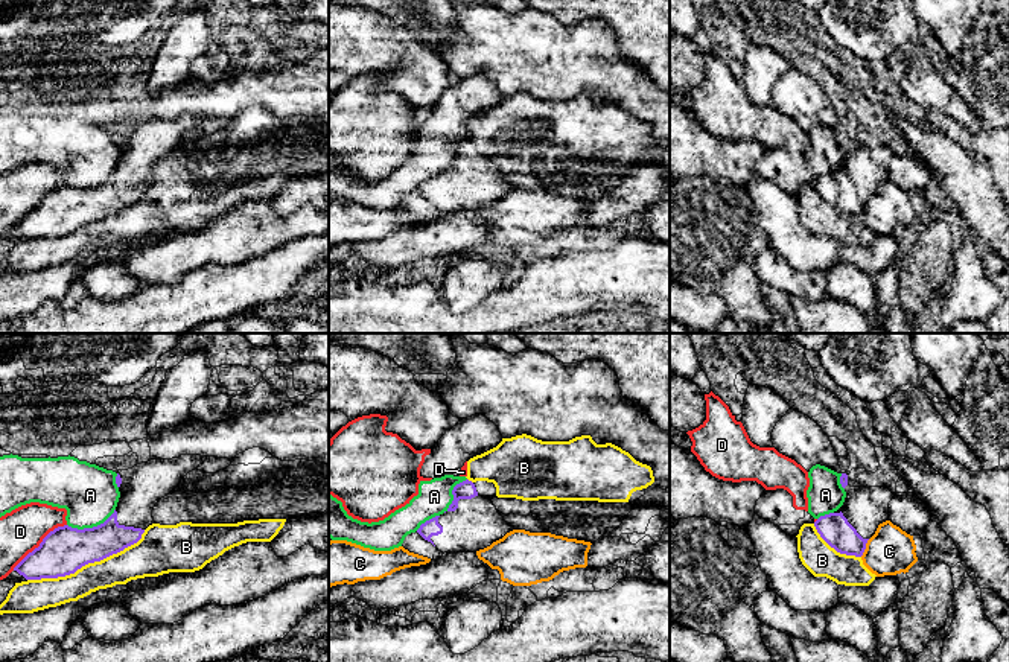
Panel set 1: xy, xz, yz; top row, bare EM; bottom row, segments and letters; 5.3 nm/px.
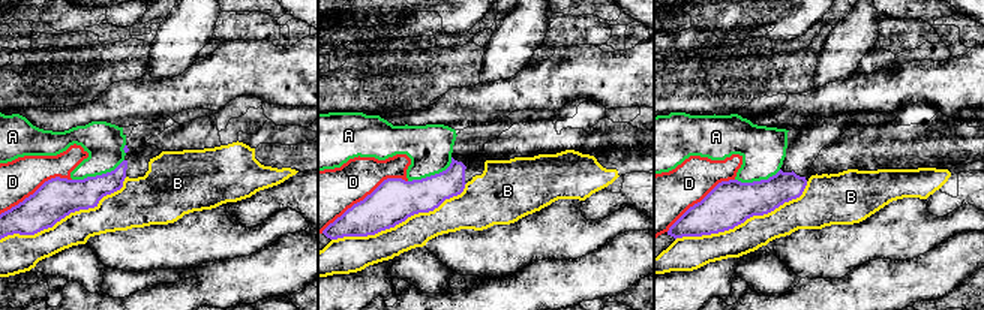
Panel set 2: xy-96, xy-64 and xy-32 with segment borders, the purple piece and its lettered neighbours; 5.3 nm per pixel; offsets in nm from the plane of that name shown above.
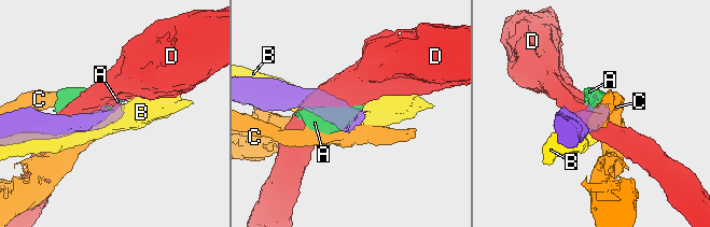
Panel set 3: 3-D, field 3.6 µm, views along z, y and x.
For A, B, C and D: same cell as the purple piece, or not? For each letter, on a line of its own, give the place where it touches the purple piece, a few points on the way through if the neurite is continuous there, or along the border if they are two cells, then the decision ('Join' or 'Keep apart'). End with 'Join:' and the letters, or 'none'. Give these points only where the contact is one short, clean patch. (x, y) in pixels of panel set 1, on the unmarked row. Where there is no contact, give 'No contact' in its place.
A: Touches purple at xy (93, 186). Boundary: xy (114, 168), (96, 184), (82, 187), (67, 184). Keep apart
B: Touches purple at xy (87, 222). Keep apart
C: Touches purple at yz (865, 207). Keep apart
D: Touches purple at xy (40, 203). Keep apart
Join: none

